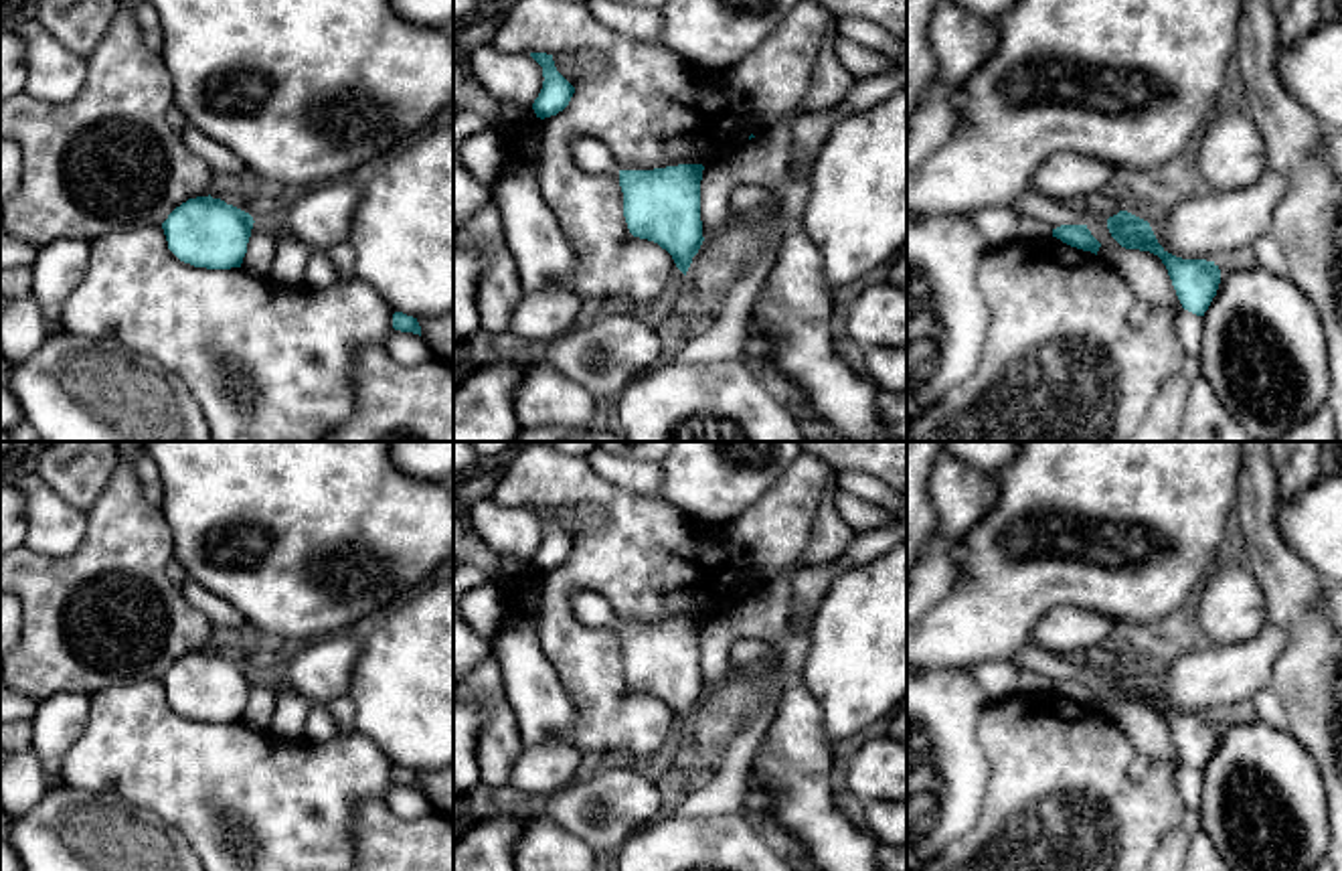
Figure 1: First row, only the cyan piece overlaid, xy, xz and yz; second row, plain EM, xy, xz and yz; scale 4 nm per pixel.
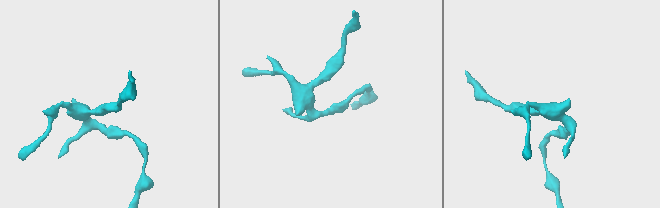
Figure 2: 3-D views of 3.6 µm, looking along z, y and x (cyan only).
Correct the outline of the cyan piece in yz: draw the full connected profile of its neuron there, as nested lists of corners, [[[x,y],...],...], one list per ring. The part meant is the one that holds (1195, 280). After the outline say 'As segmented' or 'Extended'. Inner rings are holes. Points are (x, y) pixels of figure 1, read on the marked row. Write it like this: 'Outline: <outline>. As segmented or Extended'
Outline: [[[1119,211],[1107,219],[1111,237],[1125,249],[1150,251],[1162,259],[1184,310],[1204,316],[1221,284],[1214,261],[1182,259],[1168,253],[1156,239],[1148,221]]]. As segmented

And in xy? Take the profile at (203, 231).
Outline: [[[196,196],[162,223],[168,249],[184,263],[206,269],[241,267],[253,217],[221,199]]]. As segmented

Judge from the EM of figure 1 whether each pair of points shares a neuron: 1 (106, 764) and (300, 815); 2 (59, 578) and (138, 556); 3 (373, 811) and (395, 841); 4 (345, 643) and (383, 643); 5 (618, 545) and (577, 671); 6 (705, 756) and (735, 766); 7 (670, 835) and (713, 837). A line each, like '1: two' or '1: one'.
1: one
2: one
3: one
4: two
5: one
6: two
7: one

